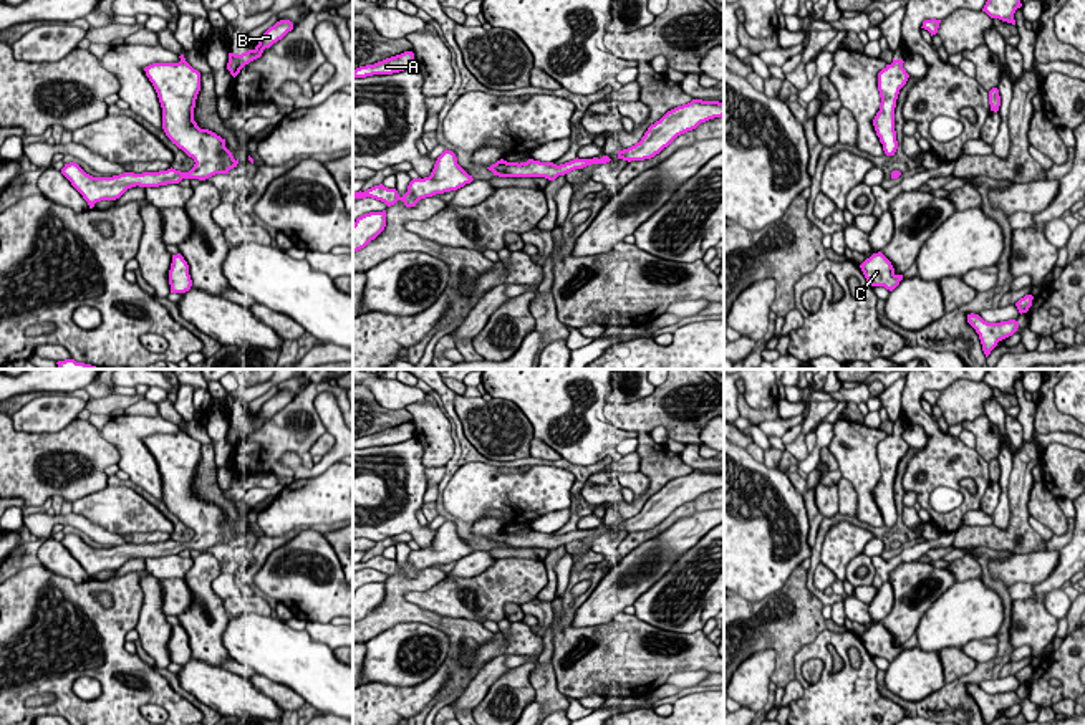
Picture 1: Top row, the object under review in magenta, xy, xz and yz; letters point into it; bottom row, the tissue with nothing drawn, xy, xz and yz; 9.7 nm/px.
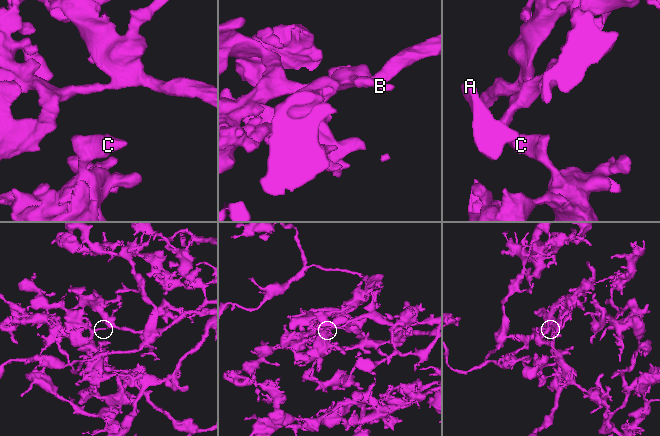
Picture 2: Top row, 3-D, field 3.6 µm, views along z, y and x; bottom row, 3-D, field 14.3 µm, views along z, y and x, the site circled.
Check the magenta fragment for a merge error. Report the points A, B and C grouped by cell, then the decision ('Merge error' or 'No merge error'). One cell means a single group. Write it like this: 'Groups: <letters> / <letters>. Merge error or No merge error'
Groups: A B C. No merge error

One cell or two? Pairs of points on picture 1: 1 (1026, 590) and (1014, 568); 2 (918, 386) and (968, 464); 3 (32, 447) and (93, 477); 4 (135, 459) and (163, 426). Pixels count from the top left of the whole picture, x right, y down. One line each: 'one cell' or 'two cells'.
1: two cells
2: one cell
3: one cell
4: one cell

